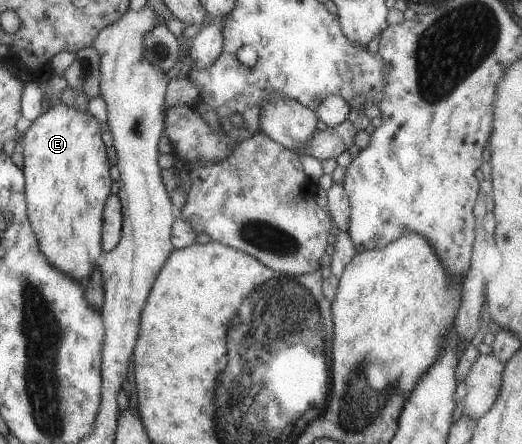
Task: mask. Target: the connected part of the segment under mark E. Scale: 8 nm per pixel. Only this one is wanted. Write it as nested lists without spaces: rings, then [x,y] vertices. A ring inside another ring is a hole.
[[[56,104],[50,107],[45,113],[39,115],[32,121],[28,131],[24,133],[23,136],[23,146],[24,146],[24,177],[25,177],[25,197],[27,201],[27,211],[28,217],[30,219],[32,229],[36,233],[38,239],[38,245],[40,245],[40,251],[44,253],[44,257],[48,259],[48,263],[52,267],[56,267],[60,273],[68,275],[70,279],[76,279],[76,281],[81,281],[84,283],[88,277],[91,275],[93,270],[98,266],[98,262],[102,257],[102,209],[104,209],[106,199],[111,194],[112,187],[112,177],[110,177],[110,165],[108,159],[108,153],[106,148],[108,148],[109,141],[107,135],[100,132],[100,122],[97,121],[96,117],[85,111],[82,113],[79,109],[72,108],[66,104]]]

